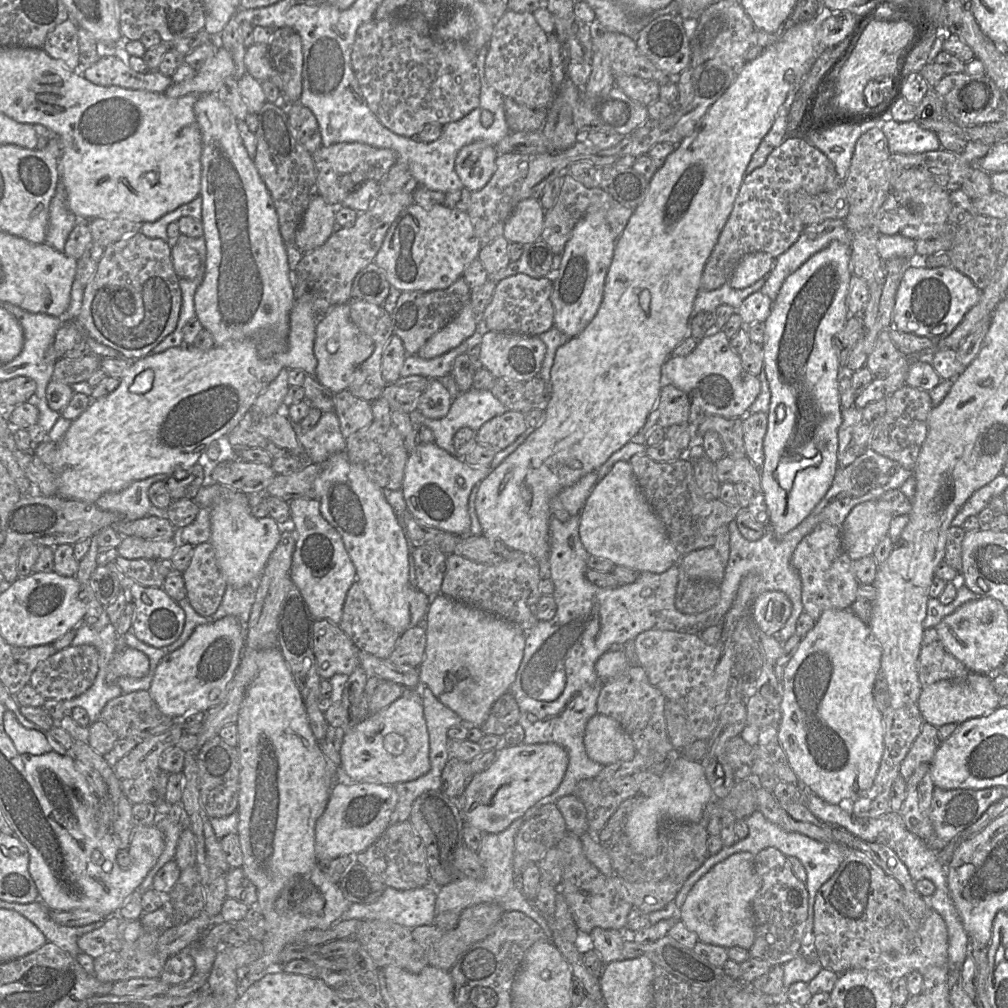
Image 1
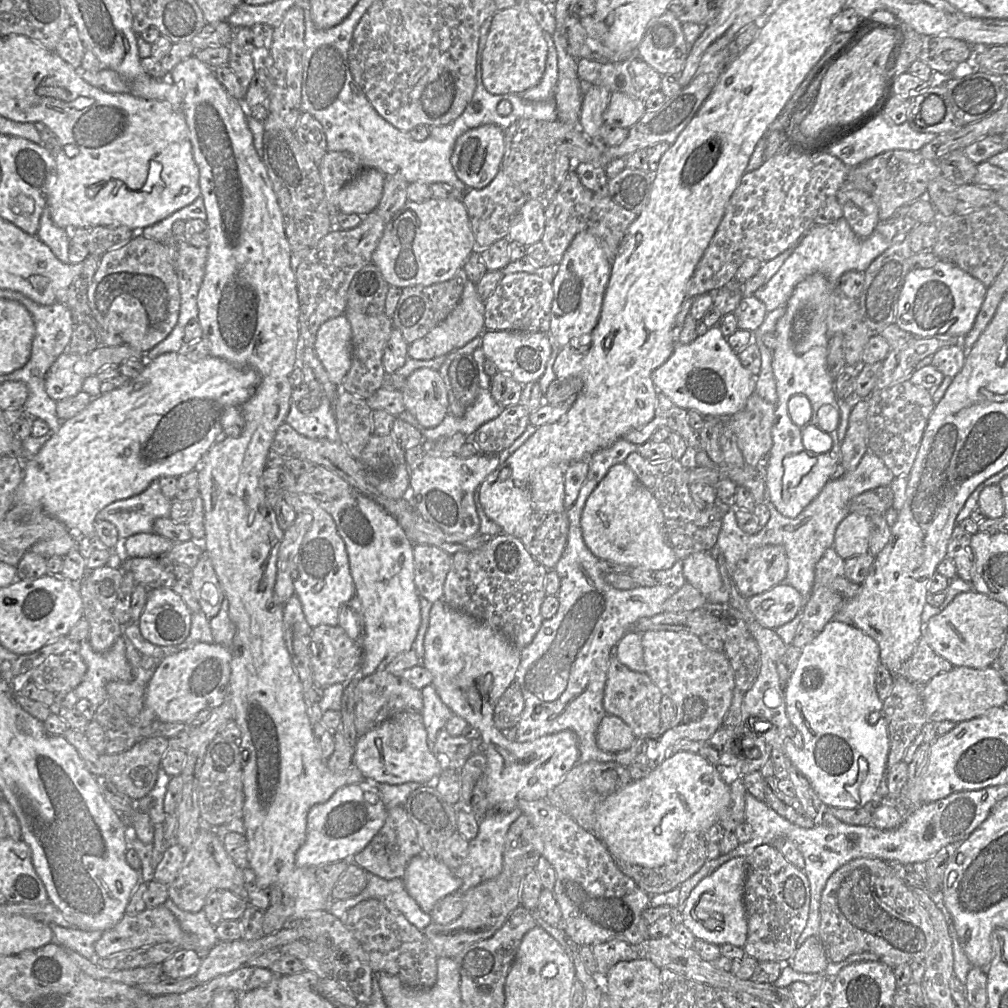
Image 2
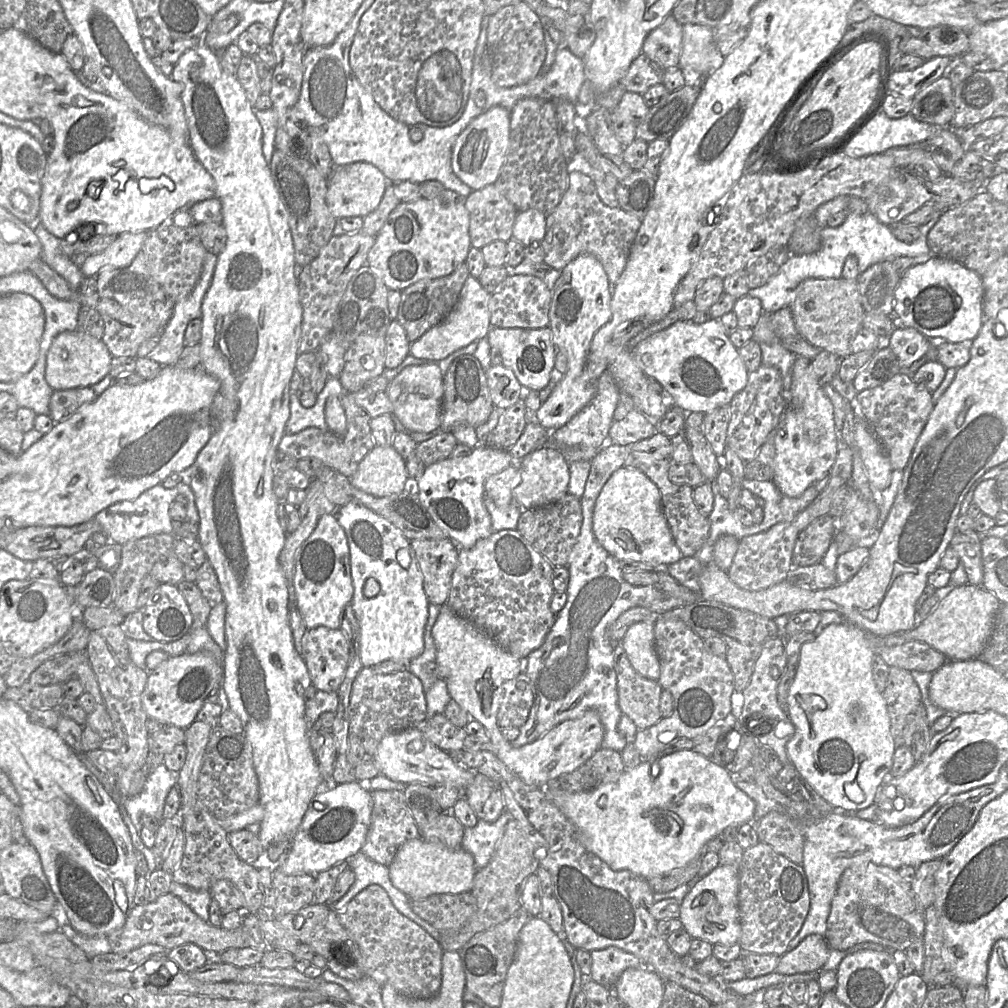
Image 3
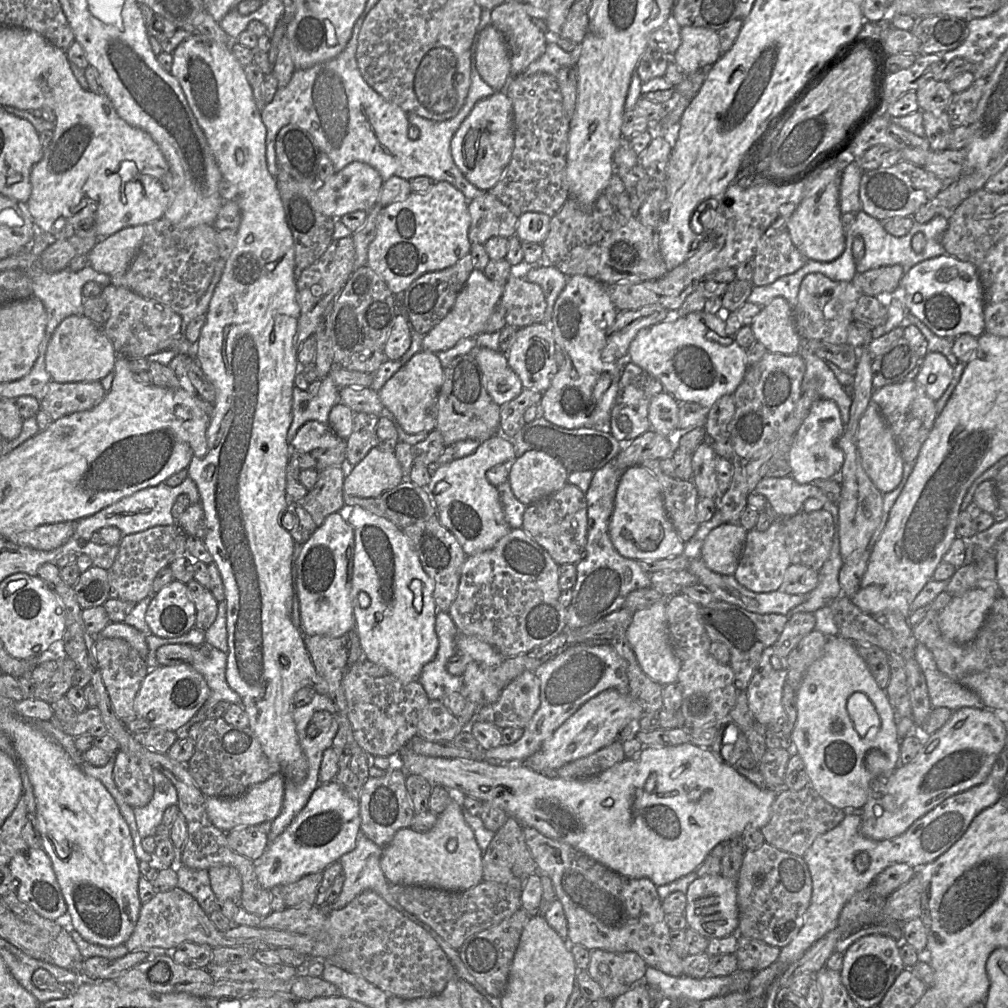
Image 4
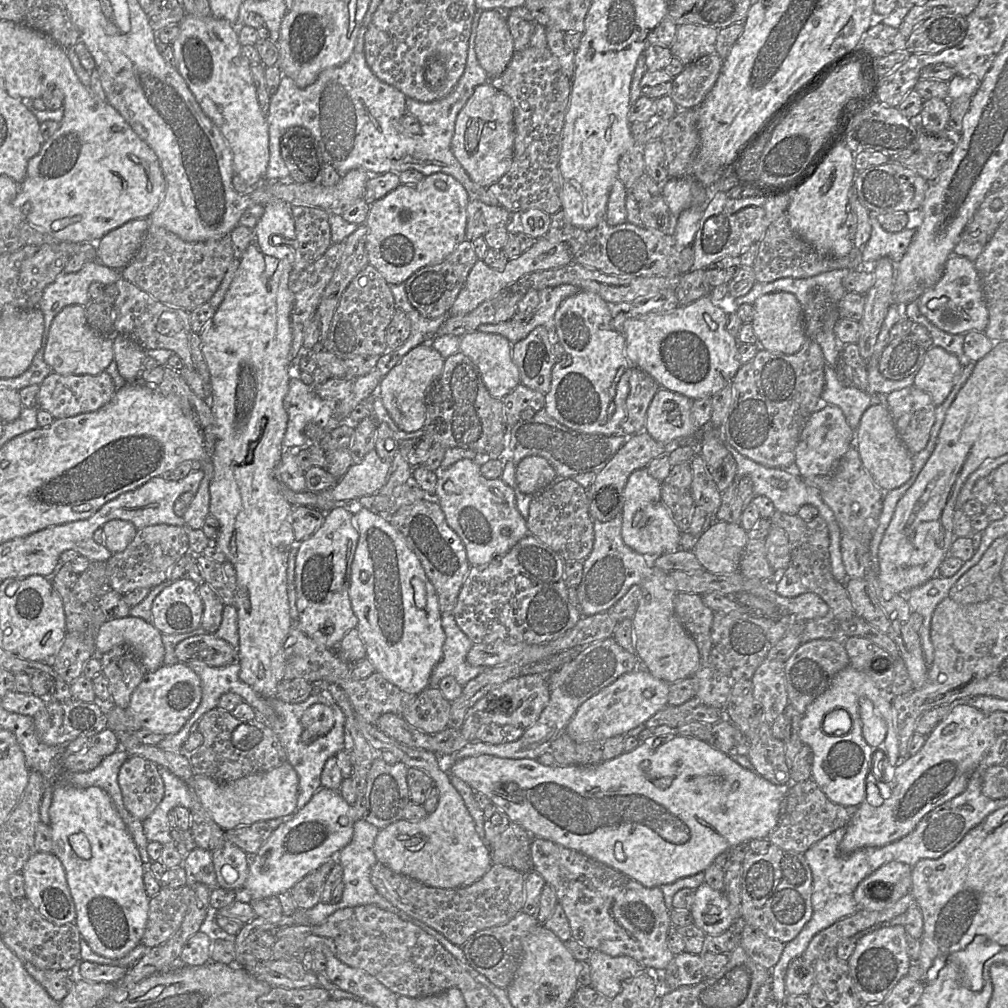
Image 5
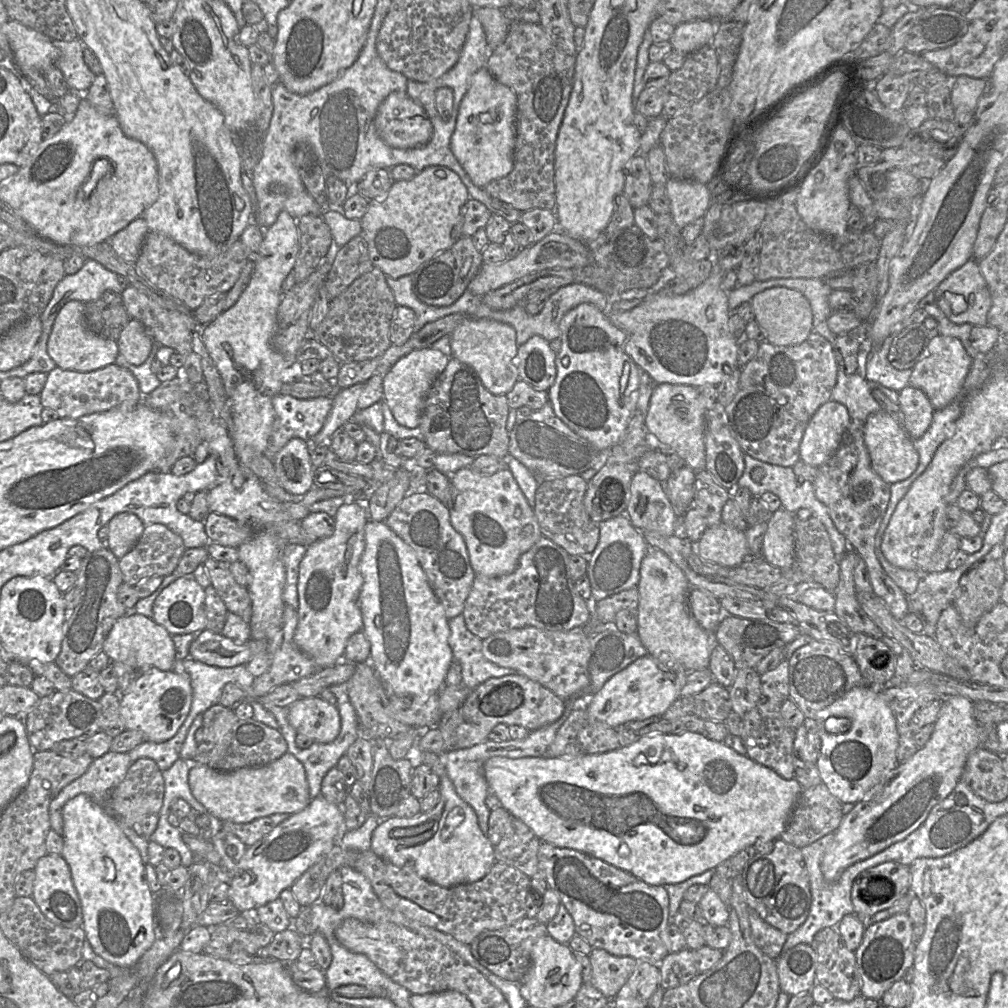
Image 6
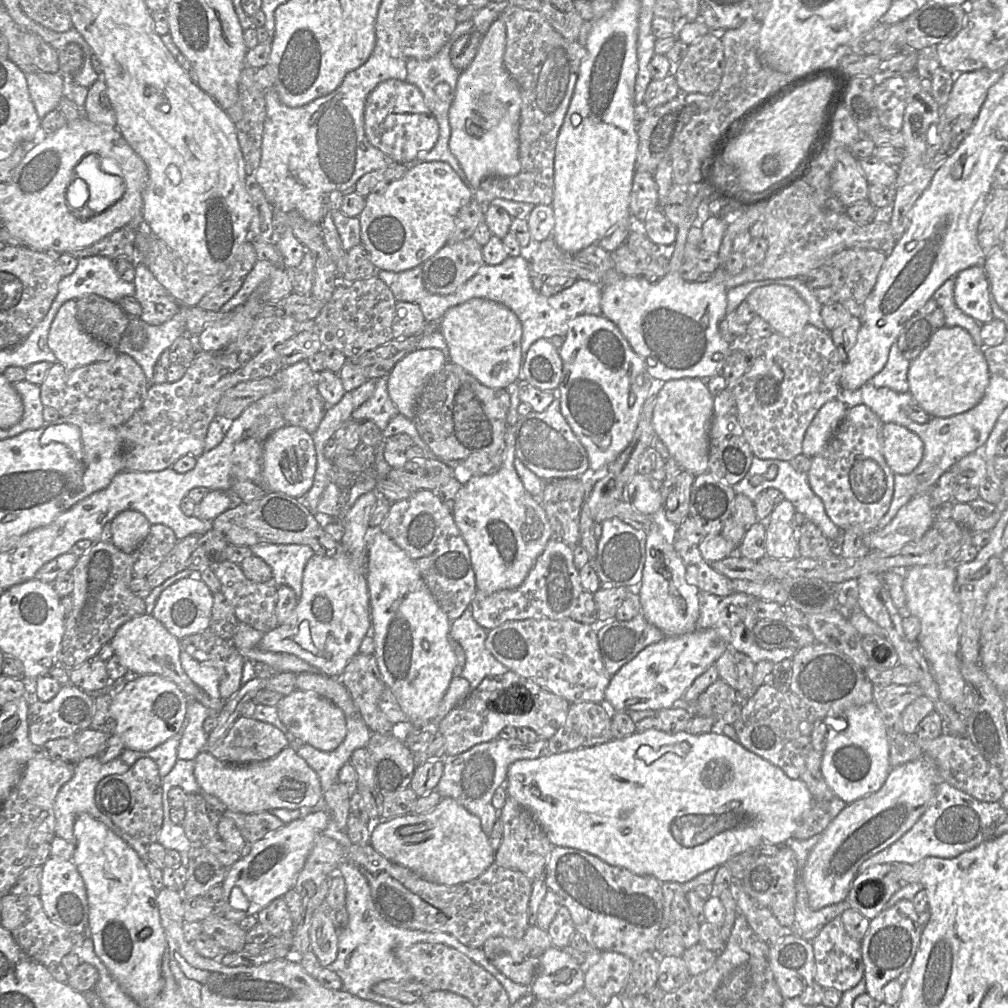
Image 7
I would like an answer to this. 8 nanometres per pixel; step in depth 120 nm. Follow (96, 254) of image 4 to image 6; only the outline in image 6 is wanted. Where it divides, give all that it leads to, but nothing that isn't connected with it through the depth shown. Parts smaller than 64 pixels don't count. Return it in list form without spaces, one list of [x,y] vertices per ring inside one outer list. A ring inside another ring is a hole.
[[[140,216],[112,235],[109,244],[125,262],[135,263],[148,232],[148,225]]]

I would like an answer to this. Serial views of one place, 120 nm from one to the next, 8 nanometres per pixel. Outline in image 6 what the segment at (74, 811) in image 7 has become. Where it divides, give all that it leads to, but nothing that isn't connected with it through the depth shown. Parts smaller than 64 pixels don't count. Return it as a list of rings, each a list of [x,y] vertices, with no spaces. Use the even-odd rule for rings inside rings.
[[[111,752],[104,754],[103,756],[93,759],[91,765],[87,771],[72,781],[70,784],[65,786],[60,793],[55,797],[55,799],[50,803],[49,806],[49,817],[51,828],[57,832],[59,835],[63,834],[64,821],[62,815],[62,809],[64,805],[76,797],[79,794],[88,795],[96,804],[104,809],[104,811],[115,819],[127,838],[134,844],[134,846],[139,850],[142,862],[146,865],[149,863],[148,855],[148,843],[149,839],[138,835],[125,821],[125,819],[118,815],[111,806],[111,791],[117,787],[121,781],[125,778],[126,773],[131,765],[131,759],[129,753],[117,753]]]

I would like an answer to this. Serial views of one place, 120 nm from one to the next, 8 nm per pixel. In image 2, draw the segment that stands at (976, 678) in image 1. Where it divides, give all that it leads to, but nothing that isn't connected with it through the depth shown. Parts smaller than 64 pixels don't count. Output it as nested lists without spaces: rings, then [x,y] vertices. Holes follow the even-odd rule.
[[[953,667],[948,672],[936,675],[921,687],[925,715],[929,722],[935,724],[945,720],[954,723],[970,720],[985,714],[993,707],[1005,706],[1007,702],[1006,683],[992,667],[985,669]]]

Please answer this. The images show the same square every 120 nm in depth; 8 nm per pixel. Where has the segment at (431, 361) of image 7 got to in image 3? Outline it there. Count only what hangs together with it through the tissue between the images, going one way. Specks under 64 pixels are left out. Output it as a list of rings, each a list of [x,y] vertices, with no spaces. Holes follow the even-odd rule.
[[[437,363],[405,367],[389,382],[385,392],[393,405],[393,414],[408,430],[432,432],[441,427],[444,384]]]

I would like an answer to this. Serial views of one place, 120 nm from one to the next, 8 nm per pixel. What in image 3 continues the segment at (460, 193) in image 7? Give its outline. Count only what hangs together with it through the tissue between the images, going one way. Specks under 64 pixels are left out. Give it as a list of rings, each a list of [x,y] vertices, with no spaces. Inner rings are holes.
[[[445,189],[433,198],[401,203],[390,213],[370,249],[367,265],[376,270],[390,290],[402,291],[423,280],[451,274],[466,262],[472,247],[470,218],[463,196]]]

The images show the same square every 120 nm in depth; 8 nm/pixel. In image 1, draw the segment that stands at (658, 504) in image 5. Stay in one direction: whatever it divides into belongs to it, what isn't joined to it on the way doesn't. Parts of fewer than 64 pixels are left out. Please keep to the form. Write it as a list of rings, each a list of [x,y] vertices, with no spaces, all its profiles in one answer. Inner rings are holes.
[[[617,461],[595,484],[581,511],[579,535],[587,552],[638,572],[663,573],[681,556],[641,491],[628,461]]]

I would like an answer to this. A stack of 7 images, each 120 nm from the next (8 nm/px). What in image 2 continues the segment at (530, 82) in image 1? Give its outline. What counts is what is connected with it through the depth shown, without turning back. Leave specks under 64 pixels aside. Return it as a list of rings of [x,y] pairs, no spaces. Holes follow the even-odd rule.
[[[527,6],[497,11],[492,16],[486,46],[482,55],[482,80],[486,90],[494,95],[519,94],[540,82],[547,61],[548,45],[544,30]]]

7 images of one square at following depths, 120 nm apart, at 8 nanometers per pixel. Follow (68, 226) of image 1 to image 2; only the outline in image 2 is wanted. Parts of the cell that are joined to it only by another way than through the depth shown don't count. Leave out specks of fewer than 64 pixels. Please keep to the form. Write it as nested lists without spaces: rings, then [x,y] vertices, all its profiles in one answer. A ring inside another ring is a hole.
[[[46,206],[40,218],[36,237],[63,263],[69,263],[70,233],[71,231],[57,226],[52,221],[50,210]]]

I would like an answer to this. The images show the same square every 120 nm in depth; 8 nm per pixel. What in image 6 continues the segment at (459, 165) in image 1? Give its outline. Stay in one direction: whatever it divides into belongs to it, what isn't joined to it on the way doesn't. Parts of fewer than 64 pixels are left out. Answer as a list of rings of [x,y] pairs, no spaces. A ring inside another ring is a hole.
[[[487,67],[478,70],[470,80],[451,136],[450,149],[472,183],[484,188],[491,181],[507,176],[514,166],[517,97],[514,91],[498,82]]]

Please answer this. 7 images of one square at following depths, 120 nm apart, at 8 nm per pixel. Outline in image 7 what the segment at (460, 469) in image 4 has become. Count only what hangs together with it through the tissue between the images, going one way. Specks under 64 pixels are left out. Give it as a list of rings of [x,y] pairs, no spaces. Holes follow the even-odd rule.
[[[507,425],[502,465],[495,474],[467,475],[452,509],[454,521],[470,551],[476,588],[484,593],[519,587],[553,537],[544,508],[526,491],[517,474],[515,457],[513,427]]]

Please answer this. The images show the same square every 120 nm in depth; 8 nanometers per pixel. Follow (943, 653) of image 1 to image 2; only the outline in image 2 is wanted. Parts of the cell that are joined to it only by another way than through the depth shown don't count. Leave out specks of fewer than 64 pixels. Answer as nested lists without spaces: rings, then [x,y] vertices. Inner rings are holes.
[[[920,638],[912,656],[902,667],[902,675],[918,687],[927,684],[933,677],[950,671],[954,666],[934,652],[925,638]]]

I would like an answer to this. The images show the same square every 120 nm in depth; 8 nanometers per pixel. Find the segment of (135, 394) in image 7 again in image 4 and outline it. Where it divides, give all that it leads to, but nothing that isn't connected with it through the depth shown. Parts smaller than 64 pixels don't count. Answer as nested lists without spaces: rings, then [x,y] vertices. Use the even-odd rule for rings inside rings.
[[[51,380],[46,395],[40,401],[40,410],[45,411],[55,421],[71,413],[92,409],[102,401],[106,393],[100,381],[58,383]]]

